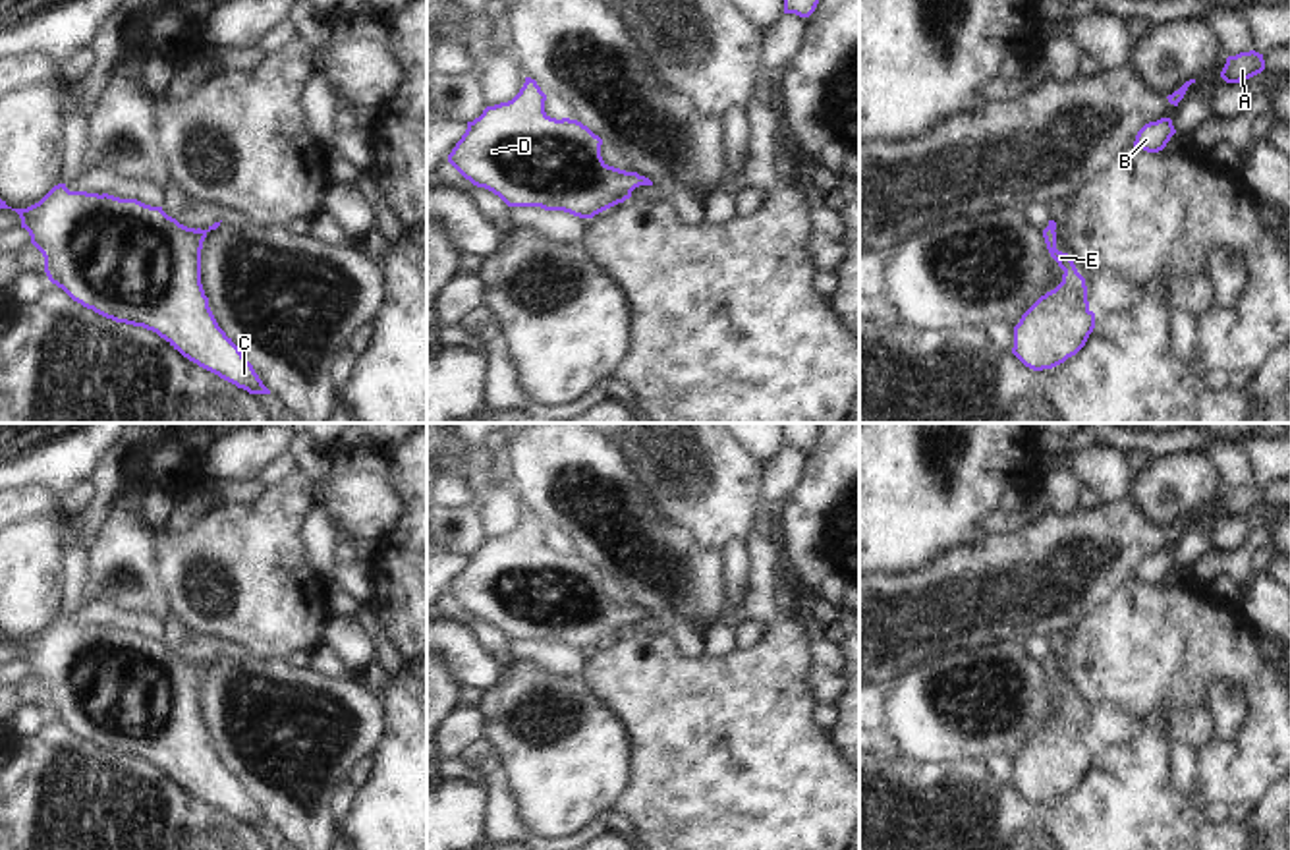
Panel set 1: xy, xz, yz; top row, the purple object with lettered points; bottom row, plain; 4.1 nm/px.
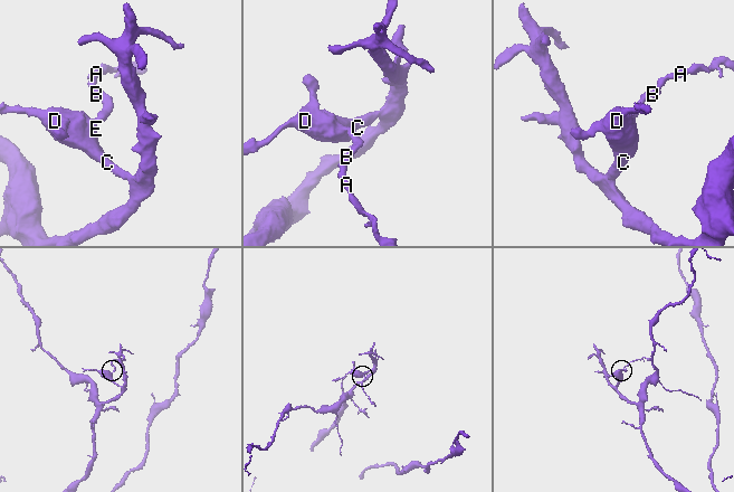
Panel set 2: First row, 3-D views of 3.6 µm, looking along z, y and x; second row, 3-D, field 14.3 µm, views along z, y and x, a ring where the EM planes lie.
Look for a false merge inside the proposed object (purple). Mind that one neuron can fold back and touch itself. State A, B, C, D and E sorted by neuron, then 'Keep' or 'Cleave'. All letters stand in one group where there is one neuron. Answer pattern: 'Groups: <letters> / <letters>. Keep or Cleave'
Groups: A B C D E. Keep

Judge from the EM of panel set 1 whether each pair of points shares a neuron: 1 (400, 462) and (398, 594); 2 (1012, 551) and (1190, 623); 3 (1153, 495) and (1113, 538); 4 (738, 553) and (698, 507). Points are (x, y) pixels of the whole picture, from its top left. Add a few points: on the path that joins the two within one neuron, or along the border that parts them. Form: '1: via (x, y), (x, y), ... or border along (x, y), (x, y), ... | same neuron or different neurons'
1: via (406, 495), (406, 561) | same neuron
2: border along (1132, 578), (1080, 621) | different neurons
3: border along (1128, 497), (1165, 532) | different neurons
4: border along (744, 538), (732, 538), (719, 549) | different neurons

